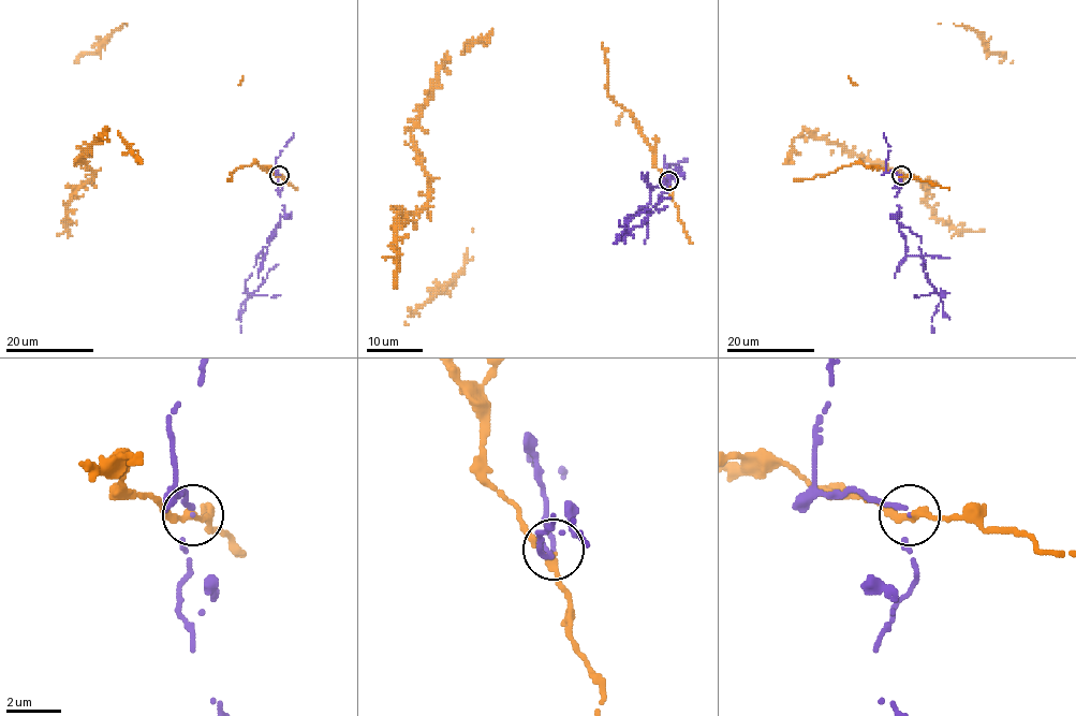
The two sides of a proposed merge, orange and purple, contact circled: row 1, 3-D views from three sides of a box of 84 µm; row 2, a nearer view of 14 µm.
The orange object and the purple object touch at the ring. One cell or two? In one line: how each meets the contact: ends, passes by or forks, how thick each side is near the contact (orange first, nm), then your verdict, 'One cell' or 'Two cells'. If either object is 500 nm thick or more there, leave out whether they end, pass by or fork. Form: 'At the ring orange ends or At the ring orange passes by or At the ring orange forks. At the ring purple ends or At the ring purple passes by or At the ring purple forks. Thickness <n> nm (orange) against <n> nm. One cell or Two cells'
At the ring orange passes by. At the ring purple passes by. Thickness 240 nm (orange) against 110 nm. Two cells

